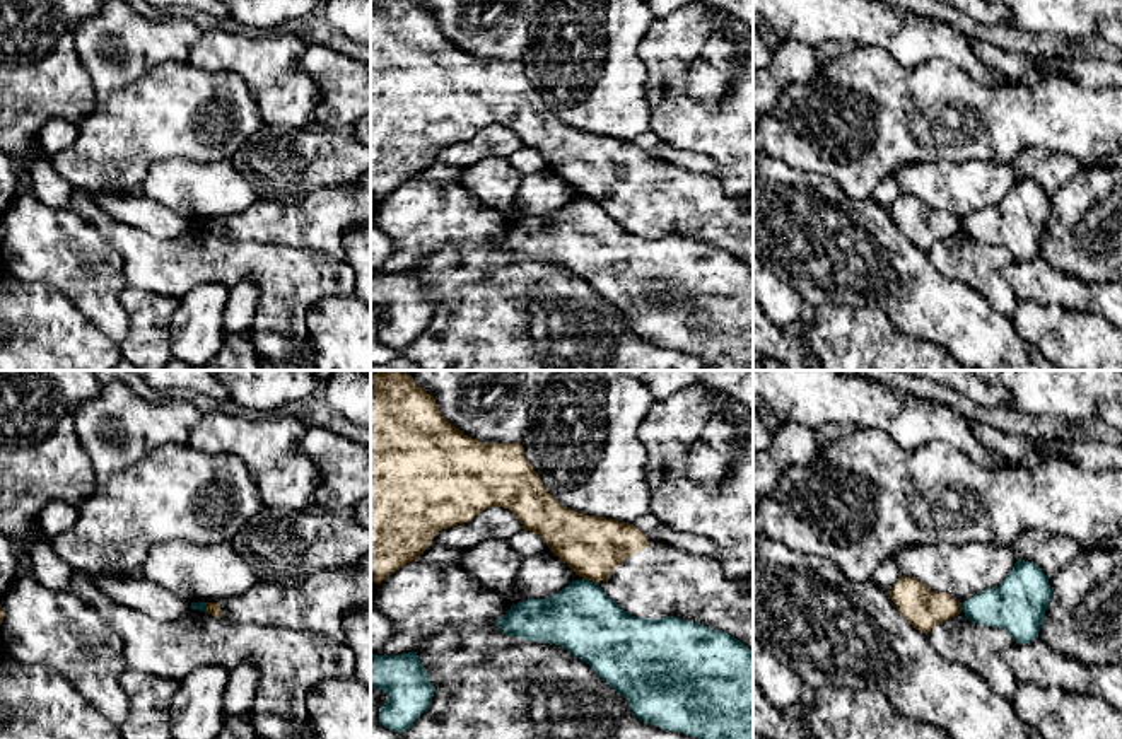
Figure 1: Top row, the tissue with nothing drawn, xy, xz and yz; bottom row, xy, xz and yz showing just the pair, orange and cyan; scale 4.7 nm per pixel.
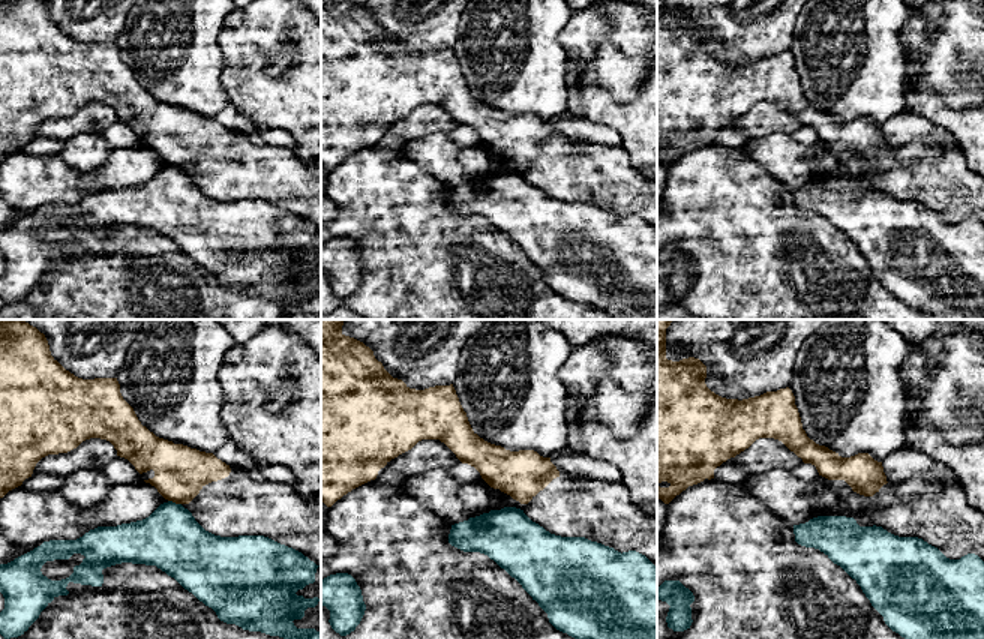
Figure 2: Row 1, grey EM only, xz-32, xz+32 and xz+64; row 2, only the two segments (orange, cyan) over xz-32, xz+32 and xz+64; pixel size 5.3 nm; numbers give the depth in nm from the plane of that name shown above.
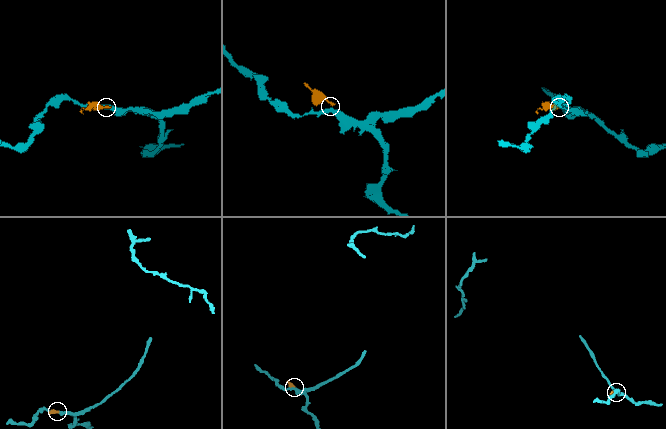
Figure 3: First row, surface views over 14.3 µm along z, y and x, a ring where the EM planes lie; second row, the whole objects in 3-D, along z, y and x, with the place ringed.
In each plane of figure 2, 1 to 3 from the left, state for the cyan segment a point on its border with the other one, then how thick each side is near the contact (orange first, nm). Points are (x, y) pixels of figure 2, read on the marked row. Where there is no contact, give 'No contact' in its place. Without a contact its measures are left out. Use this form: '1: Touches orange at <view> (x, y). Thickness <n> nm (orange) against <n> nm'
1: Touches orange at xz-32 (174, 501). Thickness 280 nm (orange) against 320 nm
2: No contact
3: No contact

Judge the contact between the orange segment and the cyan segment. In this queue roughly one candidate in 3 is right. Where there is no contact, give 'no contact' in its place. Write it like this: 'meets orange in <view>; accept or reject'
meets orange in xz; reject

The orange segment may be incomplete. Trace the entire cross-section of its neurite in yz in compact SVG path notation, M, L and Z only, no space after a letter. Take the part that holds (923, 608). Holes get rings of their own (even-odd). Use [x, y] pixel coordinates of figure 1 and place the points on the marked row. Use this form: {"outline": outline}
{"outline": "M902 575L890 597L897 611L919 631L929 633L936 625L961 613L961 602L946 592L932 592L917 579Z"}

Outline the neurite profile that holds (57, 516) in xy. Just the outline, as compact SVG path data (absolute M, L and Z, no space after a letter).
M53 500L44 505L39 515L39 527L43 534L51 539L58 536L60 532L70 529L79 519L77 507L61 502Z

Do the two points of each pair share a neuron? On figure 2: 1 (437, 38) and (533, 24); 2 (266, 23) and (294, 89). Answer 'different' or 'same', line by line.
1: different
2: same

